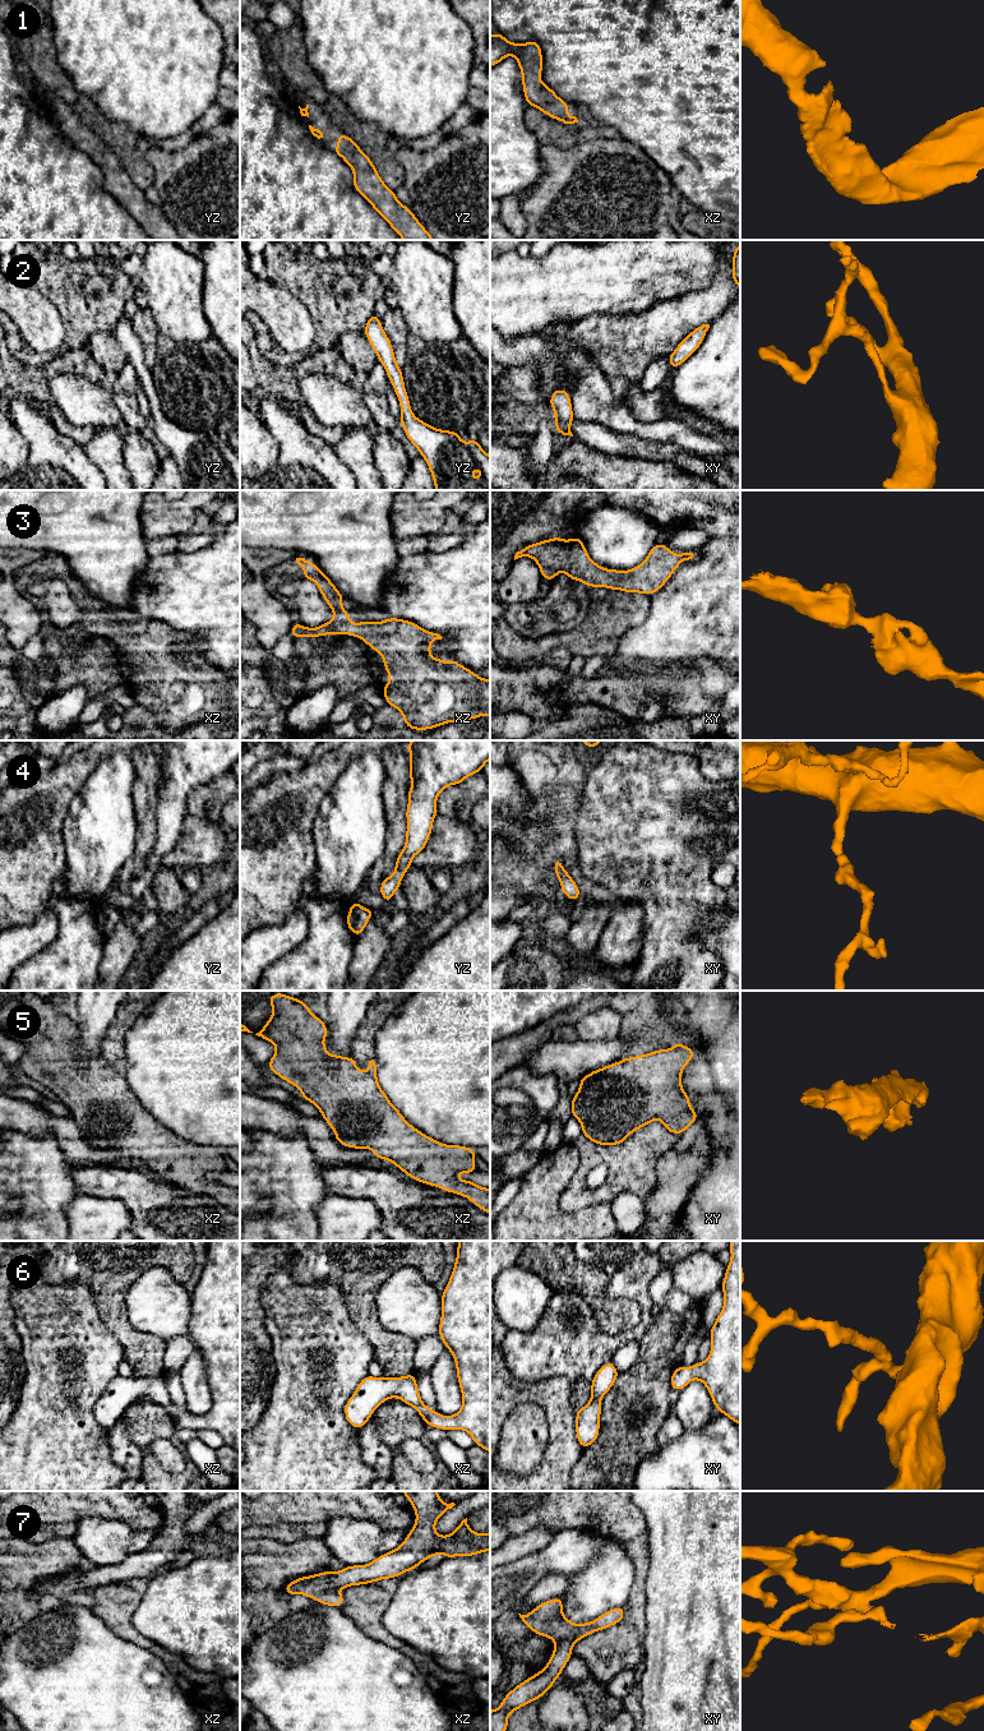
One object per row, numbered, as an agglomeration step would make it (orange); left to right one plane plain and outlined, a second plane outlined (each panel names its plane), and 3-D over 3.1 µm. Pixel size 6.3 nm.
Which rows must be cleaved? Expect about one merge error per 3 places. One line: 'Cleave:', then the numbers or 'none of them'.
Cleave: none of them

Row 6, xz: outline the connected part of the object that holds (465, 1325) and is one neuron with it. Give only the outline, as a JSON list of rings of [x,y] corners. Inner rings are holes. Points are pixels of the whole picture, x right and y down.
[[[458,1241],[457,1256],[449,1282],[442,1293],[442,1317],[438,1335],[454,1358],[457,1379],[462,1393],[462,1408],[453,1416],[442,1416],[421,1400],[415,1372],[401,1377],[365,1376],[356,1391],[345,1404],[345,1417],[348,1423],[360,1430],[373,1416],[374,1411],[391,1398],[399,1398],[414,1407],[428,1426],[440,1430],[463,1430],[472,1436],[473,1444],[490,1453],[490,1241]]]

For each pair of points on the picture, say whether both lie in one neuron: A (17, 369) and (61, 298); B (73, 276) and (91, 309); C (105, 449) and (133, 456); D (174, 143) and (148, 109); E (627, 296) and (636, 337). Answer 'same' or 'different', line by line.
A: different
B: same
C: different
D: different
E: different

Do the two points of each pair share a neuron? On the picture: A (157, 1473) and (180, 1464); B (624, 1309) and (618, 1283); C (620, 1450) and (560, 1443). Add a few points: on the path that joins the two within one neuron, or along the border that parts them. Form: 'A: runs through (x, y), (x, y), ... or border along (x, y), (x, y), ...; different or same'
A: border along (160, 1467), (170, 1473), (180, 1473), (186, 1468); different
B: border along (622, 1297), (640, 1306), (640, 1321), (633, 1326); different
C: border along (585, 1449), (574, 1464), (571, 1476); different

